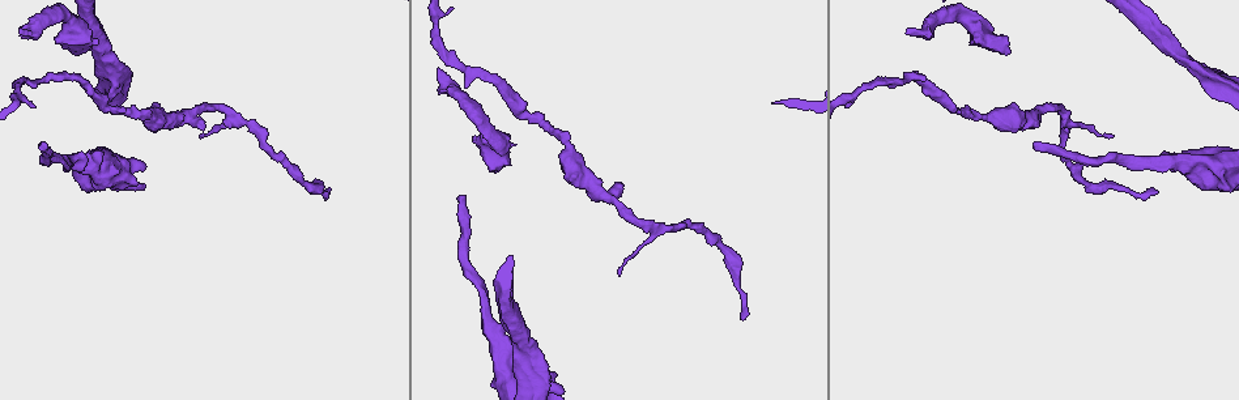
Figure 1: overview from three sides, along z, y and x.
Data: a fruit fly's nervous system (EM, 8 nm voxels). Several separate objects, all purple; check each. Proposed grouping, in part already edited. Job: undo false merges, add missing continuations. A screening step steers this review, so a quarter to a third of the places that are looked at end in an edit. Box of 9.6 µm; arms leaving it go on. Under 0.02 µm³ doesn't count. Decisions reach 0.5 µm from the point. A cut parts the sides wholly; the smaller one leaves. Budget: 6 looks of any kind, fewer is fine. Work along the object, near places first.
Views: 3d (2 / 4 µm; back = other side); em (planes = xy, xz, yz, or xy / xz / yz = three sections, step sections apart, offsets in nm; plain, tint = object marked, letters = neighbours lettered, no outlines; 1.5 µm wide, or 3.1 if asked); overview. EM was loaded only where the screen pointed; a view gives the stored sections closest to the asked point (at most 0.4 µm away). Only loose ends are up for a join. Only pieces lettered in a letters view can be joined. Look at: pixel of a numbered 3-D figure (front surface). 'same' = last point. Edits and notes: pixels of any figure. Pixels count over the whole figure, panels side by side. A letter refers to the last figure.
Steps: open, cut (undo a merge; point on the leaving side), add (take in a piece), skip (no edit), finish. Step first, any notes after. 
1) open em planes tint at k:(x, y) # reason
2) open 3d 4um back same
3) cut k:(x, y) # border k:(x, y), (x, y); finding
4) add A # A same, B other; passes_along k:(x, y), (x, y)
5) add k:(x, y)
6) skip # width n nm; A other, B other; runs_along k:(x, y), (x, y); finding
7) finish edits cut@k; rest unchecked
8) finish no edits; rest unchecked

open em planes tint at 1:(464, 196) # long arm stops here

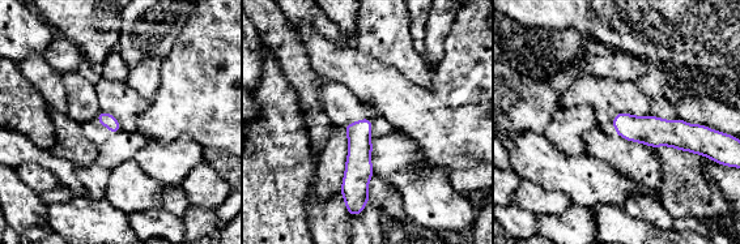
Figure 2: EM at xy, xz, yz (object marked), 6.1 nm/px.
open em planes letters same

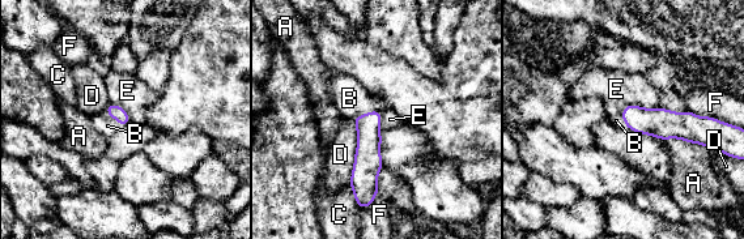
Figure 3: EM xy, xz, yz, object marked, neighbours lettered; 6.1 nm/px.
add 3:(349, 98) # A other, B same, C other, D other, E other, F other; passes_along 3:(368, 154), (364, 114), (349, 98); the cell continues

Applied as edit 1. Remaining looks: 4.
open 3d 2um at 1:(202, 130) # an open end

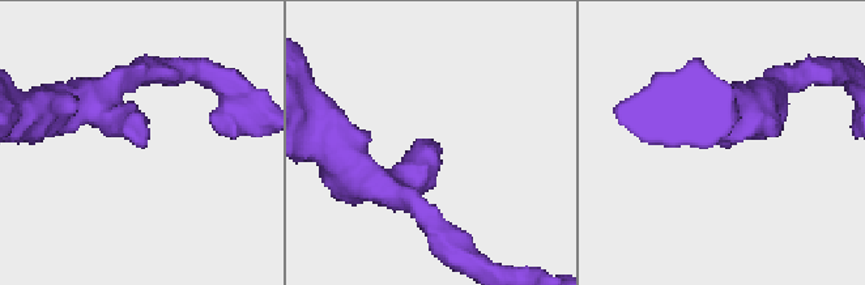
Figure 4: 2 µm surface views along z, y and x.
open em planes letters at 4:(724, 145) # shape alone is not enough

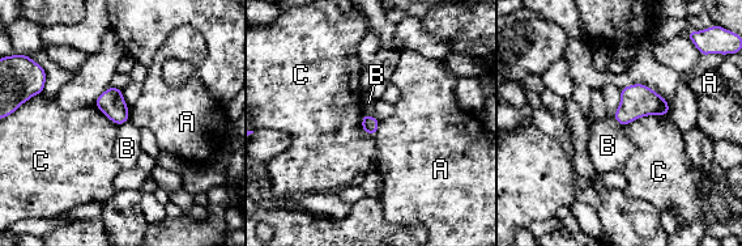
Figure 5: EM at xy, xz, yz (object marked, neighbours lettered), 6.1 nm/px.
skip # A other, B other, C other; border 5:(365, 113), (379, 122); none of them fits

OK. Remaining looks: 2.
finish edits add@3; rest unchecked

